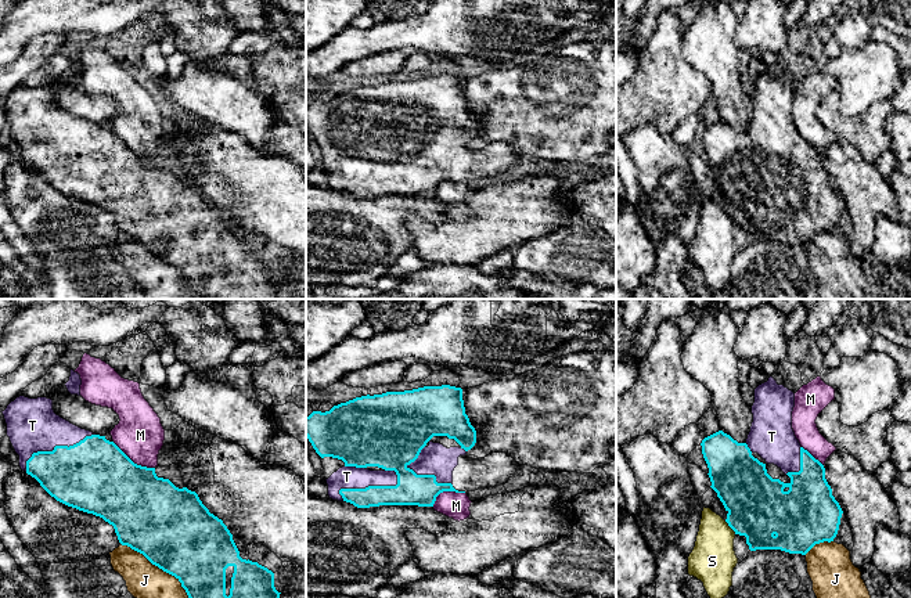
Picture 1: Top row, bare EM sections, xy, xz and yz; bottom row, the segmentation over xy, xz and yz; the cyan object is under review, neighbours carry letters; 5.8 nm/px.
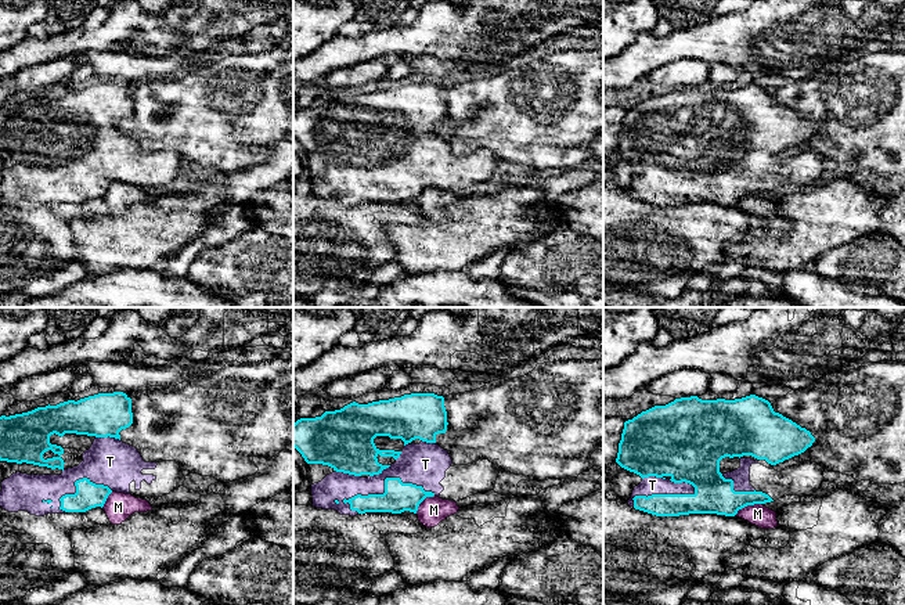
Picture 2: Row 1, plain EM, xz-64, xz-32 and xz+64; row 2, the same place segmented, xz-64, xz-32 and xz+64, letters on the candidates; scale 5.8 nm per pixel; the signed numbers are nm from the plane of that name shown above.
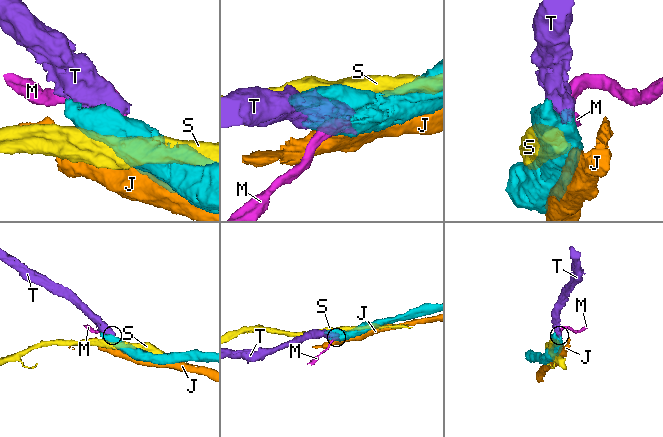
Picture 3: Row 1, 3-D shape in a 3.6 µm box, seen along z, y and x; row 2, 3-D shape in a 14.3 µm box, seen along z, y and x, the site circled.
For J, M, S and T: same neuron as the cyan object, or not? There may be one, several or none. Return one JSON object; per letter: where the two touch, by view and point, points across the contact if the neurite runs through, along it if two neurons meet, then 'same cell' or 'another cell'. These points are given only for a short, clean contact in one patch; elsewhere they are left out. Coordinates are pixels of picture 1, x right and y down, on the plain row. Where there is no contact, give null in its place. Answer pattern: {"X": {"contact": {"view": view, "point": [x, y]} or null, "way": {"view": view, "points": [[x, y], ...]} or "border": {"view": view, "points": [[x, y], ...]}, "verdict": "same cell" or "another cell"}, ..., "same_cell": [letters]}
{"J": {"contact": {"view": "xy", "point": [164, 260]}, "verdict": "another cell"}, "M": {"contact": {"view": "xy", "point": [132, 151]}, "border": {"view": "xy", "points": [[112, 132], [134, 152], [154, 158]]}, "verdict": "another cell"}, "S": {"contact": {"view": "yz", "point": [730, 216]}, "verdict": "another cell"}, "T": {"contact": {"view": "xz", "point": [370, 176]}, "verdict": "same cell"}, "same_cell": ["T"]}

